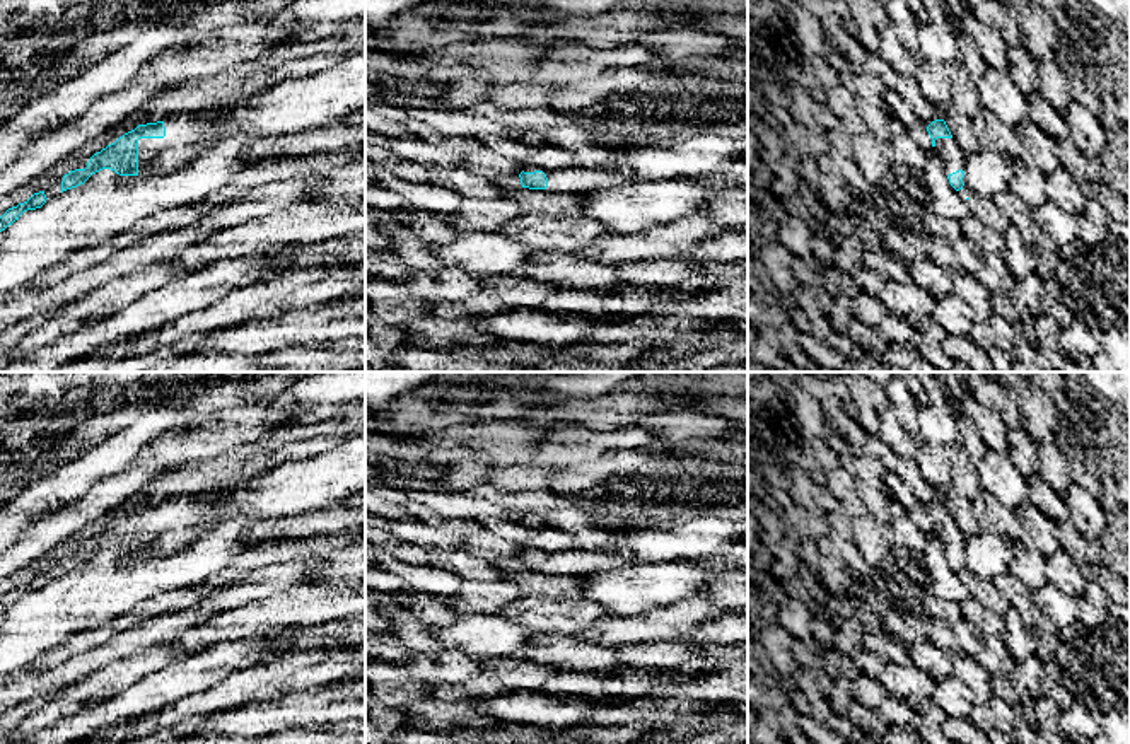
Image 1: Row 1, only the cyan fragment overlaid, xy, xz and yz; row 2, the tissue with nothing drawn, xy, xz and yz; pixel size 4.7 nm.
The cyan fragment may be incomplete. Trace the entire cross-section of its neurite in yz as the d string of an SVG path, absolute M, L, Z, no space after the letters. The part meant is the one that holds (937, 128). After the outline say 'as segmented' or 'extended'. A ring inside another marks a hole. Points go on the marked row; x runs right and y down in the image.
M937 111L925 121L925 125L932 138L934 154L942 160L951 186L956 191L963 189L966 154L952 138L946 121L937 116Z; extended

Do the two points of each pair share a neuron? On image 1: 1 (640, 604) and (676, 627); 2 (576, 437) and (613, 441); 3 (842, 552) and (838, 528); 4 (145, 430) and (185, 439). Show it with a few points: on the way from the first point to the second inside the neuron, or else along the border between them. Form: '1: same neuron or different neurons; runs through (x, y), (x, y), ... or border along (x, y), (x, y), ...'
1: different neurons; border along (688, 598), (651, 611), (623, 616)
2: same neuron; runs through (584, 437), (605, 441)
3: same neuron; runs through (842, 546), (840, 533)
4: different neurons; border along (183, 427), (174, 427), (154, 437), (139, 456)

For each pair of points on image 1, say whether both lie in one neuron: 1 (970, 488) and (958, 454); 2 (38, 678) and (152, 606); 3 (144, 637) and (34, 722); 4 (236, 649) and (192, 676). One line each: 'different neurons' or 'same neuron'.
1: same neuron
2: different neurons
3: different neurons
4: same neuron

